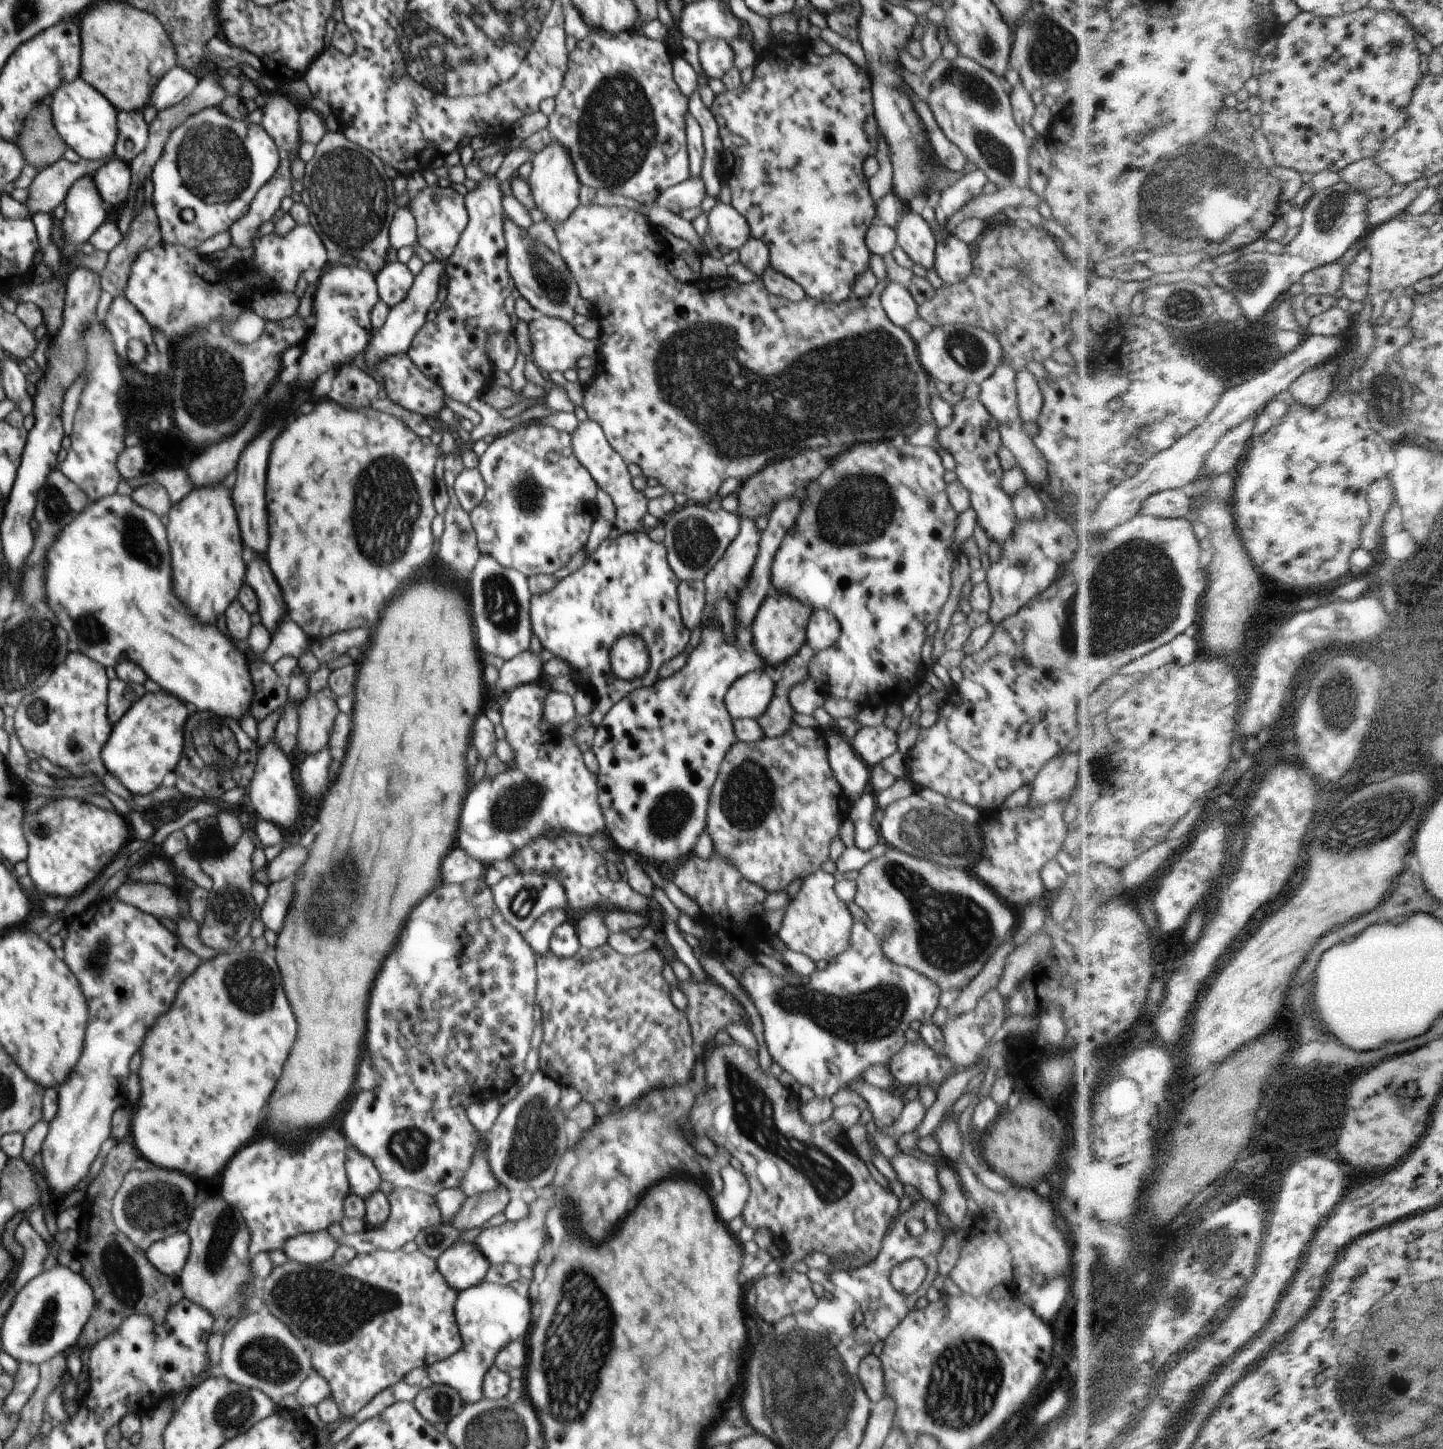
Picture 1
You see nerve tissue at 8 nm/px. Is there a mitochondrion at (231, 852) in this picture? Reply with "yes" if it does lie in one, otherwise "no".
no

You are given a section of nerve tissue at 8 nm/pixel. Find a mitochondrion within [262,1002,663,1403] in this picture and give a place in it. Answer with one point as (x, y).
(330, 1307)

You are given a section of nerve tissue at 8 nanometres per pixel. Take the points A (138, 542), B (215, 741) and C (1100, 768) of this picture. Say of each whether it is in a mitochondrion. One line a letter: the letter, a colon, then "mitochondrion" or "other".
A: mitochondrion
B: mitochondrion
C: other

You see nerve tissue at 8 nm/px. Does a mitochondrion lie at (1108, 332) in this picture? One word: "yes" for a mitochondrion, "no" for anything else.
no

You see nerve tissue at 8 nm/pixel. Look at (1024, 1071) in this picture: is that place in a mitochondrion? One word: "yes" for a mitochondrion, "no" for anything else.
no

